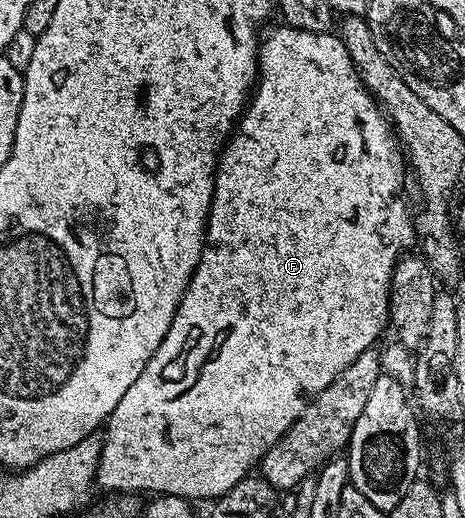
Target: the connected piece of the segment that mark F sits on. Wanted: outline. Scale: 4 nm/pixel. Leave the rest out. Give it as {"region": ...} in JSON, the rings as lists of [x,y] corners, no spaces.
{"region":[[[278,27],[262,37],[257,83],[231,139],[223,145],[223,153],[219,155],[211,213],[207,219],[207,245],[169,326],[169,334],[165,334],[161,346],[157,346],[153,358],[149,358],[149,366],[145,366],[137,382],[125,390],[121,402],[117,402],[113,414],[105,422],[101,436],[103,449],[95,475],[95,484],[103,487],[104,493],[147,492],[180,496],[192,502],[215,502],[242,479],[252,475],[254,468],[251,467],[254,464],[256,467],[263,455],[283,437],[285,430],[301,418],[312,398],[321,394],[321,390],[325,390],[325,386],[329,386],[329,382],[333,382],[333,378],[349,366],[349,362],[365,354],[367,348],[376,347],[375,339],[382,334],[383,327],[388,327],[391,275],[395,263],[405,250],[414,249],[417,244],[412,213],[407,213],[407,204],[399,197],[403,192],[405,153],[383,109],[361,82],[342,38],[331,30],[310,32]]]}

